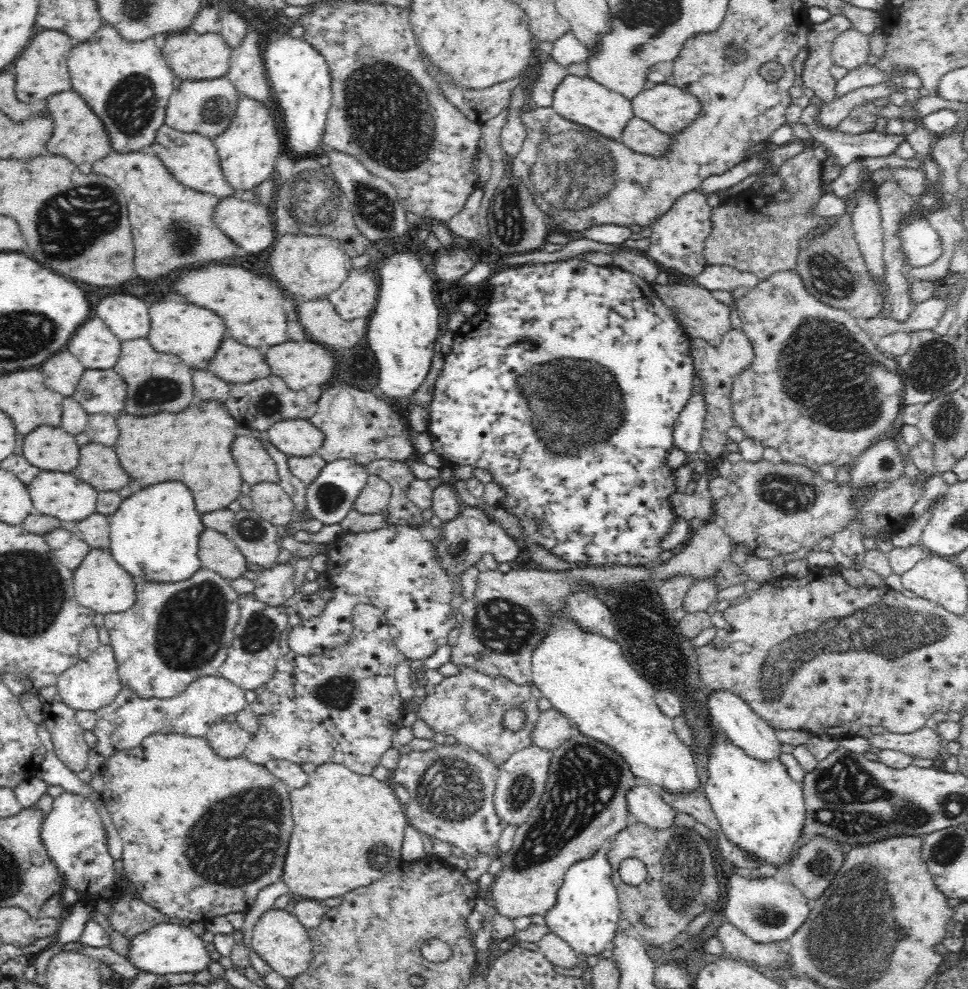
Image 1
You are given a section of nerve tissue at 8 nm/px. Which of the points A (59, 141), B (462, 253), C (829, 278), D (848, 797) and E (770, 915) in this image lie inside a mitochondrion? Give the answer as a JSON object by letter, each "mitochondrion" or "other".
{"A":"other","B":"other","C":"mitochondrion","D":"mitochondrion","E":"mitochondrion"}

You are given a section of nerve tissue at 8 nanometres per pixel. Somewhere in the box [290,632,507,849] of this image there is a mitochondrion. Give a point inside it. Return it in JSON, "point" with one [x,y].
{"point":[449,788]}

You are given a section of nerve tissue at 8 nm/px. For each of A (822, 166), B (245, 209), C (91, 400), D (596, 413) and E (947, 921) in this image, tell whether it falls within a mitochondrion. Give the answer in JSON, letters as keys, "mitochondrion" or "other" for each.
{"A":"other","B":"other","C":"other","D":"mitochondrion","E":"other"}

